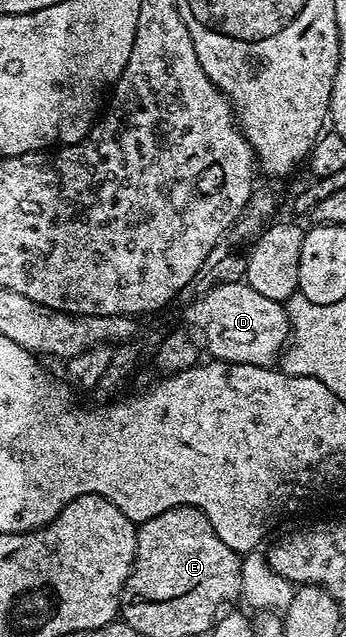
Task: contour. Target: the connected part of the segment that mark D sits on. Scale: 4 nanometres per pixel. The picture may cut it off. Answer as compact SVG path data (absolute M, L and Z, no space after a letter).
M214 283L210 290L183 308L185 320L201 332L205 348L212 359L223 360L226 364L250 364L272 368L282 359L290 335L289 314L286 305L280 300L263 298L259 290L250 284Z

